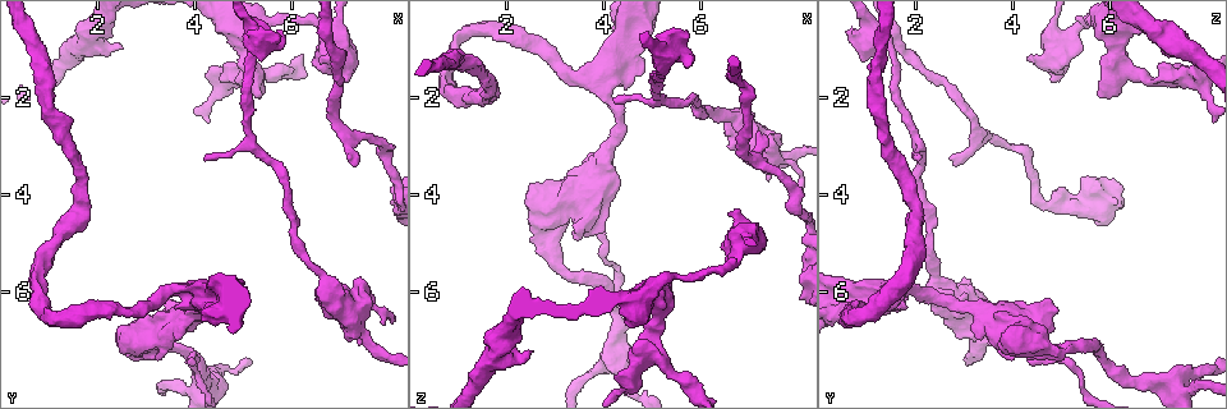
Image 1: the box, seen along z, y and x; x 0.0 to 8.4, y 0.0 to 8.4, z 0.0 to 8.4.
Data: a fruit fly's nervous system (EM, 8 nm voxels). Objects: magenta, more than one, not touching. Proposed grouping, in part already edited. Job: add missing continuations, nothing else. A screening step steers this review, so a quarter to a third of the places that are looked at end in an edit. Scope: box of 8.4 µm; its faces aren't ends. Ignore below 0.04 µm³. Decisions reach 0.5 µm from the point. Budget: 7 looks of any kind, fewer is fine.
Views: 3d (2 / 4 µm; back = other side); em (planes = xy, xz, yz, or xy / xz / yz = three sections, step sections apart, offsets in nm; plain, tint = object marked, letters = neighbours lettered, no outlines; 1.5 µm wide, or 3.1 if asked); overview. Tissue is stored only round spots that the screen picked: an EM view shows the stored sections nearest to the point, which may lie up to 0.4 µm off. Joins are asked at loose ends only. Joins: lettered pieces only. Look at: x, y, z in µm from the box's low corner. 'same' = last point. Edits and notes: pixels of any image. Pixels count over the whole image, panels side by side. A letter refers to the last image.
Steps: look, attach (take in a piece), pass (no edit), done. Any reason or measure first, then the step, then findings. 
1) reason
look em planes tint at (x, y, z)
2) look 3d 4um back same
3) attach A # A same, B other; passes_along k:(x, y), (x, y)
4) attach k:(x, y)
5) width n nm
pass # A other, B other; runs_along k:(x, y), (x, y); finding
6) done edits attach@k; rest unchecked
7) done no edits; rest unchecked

thick end
look 3d 4um at (4.05, 6.55, 4.40)

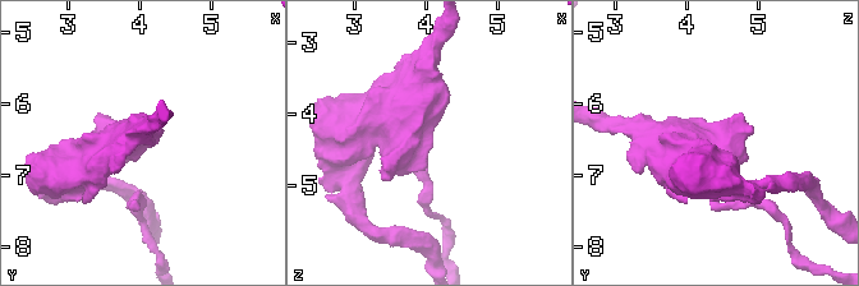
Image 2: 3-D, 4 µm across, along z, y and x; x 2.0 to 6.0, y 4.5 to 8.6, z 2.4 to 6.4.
look em planes letters at (4.10, 6.60, 4.35)

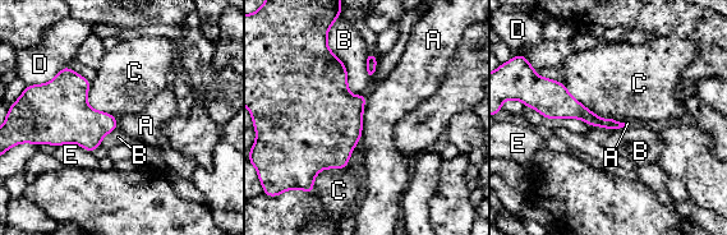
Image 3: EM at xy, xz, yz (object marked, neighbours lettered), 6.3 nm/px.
pass # A other, B other, C other, D other, E other; none of them fits

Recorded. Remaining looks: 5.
thin end
look 3d 4um at (7.20, 3.30, 2.65)

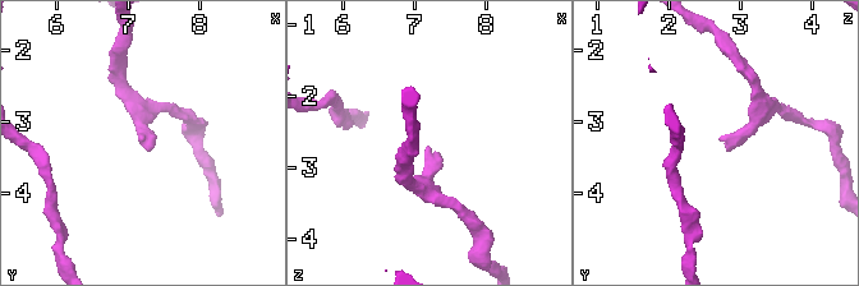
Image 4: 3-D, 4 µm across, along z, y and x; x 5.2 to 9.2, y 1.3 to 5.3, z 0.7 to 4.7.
shape alone is not enough
look em planes letters at (7.20, 3.25, 2.70)

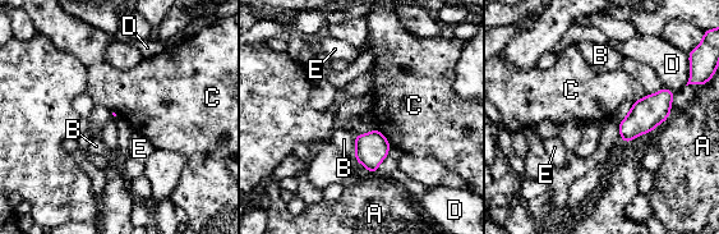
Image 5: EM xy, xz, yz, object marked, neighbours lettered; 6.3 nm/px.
pass # A other, B other, C other, D other, E other; border 5:(374, 127), (391, 145); none of them fits

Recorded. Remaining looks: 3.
free end
look 3d 2um back at (5.80, 0.60, 1.35)

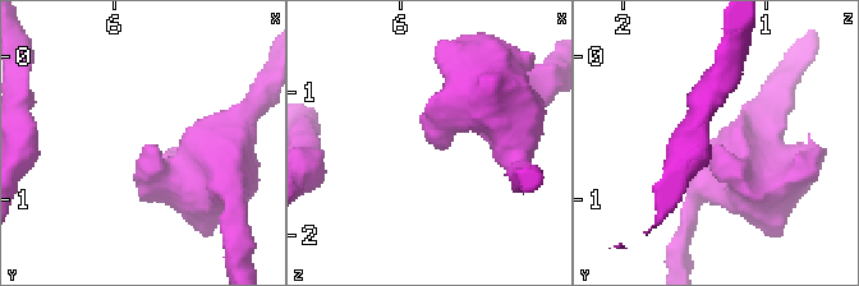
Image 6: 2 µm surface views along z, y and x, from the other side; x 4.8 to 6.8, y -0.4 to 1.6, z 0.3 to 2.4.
now the EM
look em planes letters at (5.78, 0.60, 1.34)

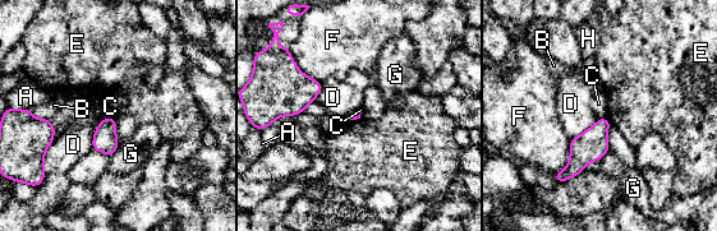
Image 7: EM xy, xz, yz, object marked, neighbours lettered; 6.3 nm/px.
pass # A other, B other, C other, D other, E other, F other, G other, H other; border 7:(115, 118), (102, 119); none of them fits

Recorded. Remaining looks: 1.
done no edits; rest unchecked

